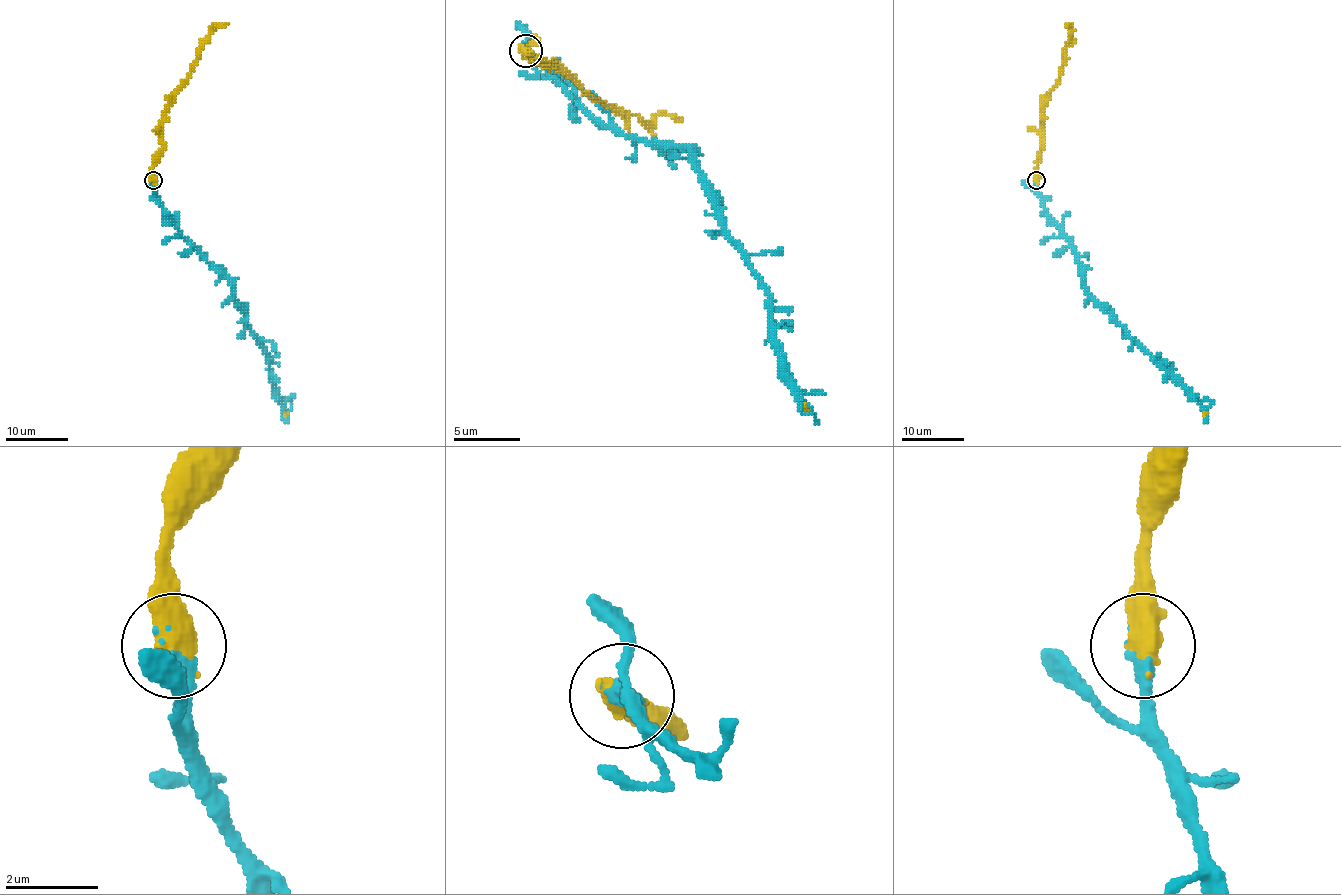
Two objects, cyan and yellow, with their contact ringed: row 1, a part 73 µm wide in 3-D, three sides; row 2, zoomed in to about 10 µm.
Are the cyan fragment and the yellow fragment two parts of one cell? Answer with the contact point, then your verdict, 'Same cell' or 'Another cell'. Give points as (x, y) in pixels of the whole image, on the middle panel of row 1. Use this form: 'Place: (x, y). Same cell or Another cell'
Place: (525, 51). Same cell

